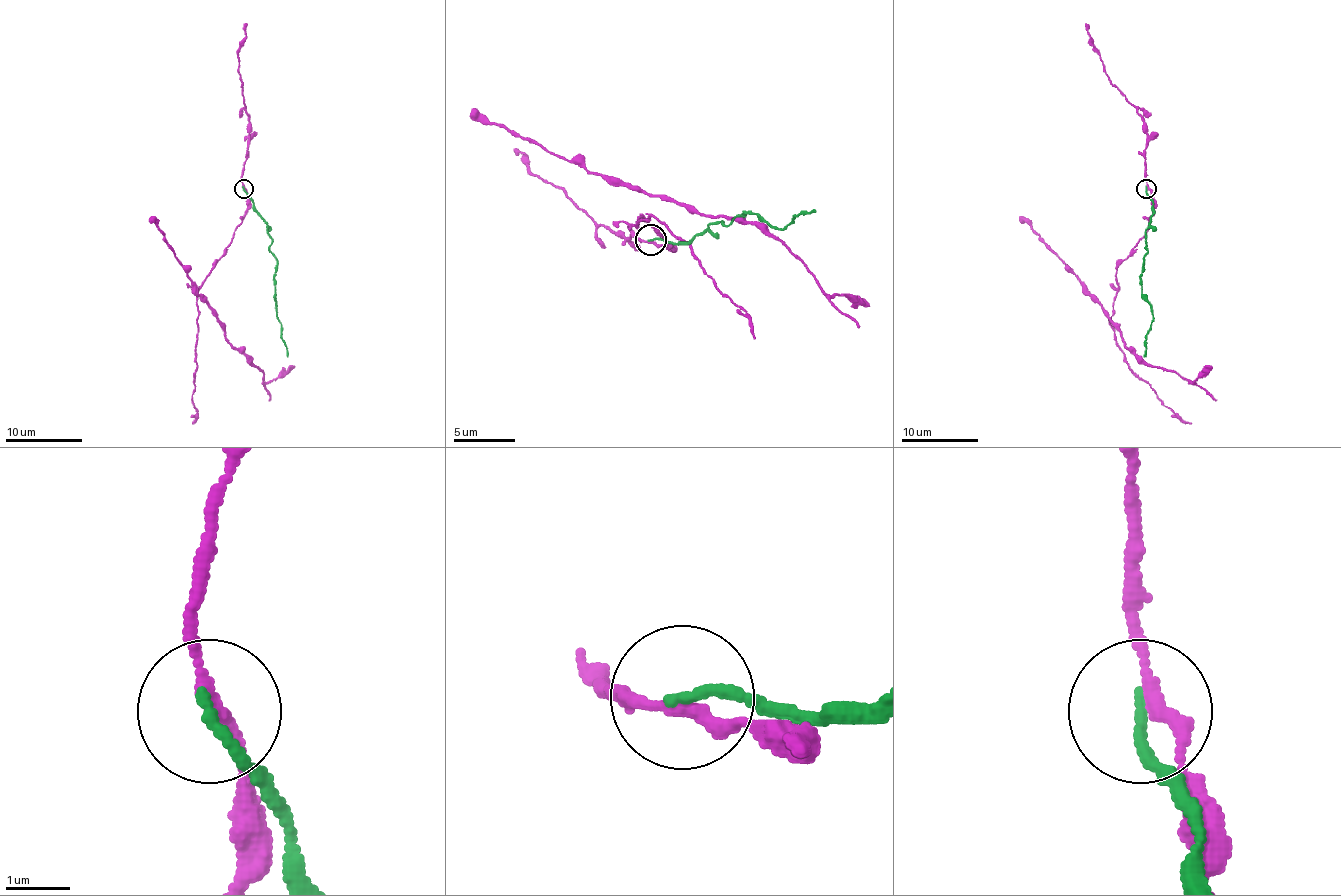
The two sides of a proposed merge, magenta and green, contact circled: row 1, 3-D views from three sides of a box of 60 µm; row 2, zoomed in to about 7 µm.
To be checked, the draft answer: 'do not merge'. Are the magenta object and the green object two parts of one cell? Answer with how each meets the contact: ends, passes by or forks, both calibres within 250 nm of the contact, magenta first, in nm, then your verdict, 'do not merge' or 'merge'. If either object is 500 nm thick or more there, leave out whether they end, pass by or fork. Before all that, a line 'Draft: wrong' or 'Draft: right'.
Draft: right
magenta passes by; green ends there; 190 nm thick on the magenta side, 180 nm on the other; do not merge

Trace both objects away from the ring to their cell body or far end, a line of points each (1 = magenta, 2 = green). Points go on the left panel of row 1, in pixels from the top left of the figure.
1: (243, 189), (247, 212), (197, 294), (198, 310), (212, 312), (265, 381), (284, 377), (294, 365)
2: (243, 189), (253, 202), (254, 212), (267, 225), (272, 241), (269, 252), (277, 258), (274, 296), (287, 356)

